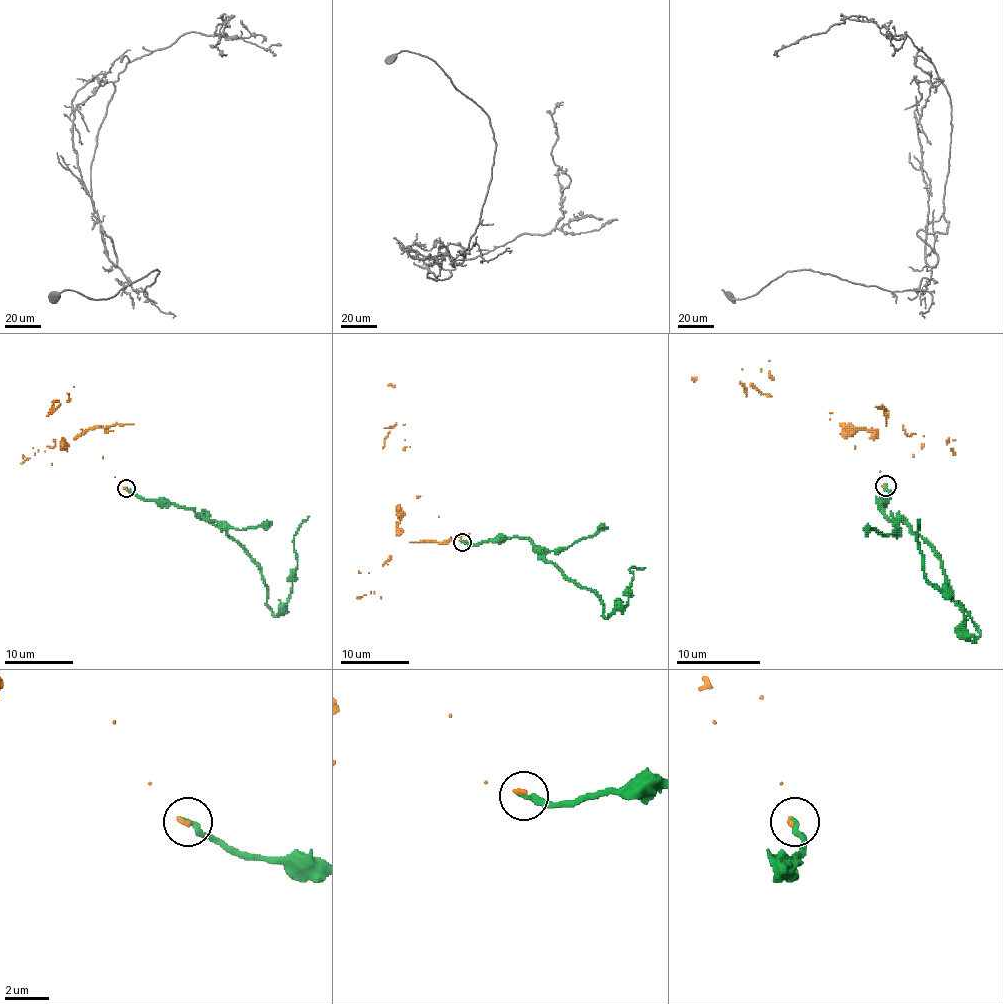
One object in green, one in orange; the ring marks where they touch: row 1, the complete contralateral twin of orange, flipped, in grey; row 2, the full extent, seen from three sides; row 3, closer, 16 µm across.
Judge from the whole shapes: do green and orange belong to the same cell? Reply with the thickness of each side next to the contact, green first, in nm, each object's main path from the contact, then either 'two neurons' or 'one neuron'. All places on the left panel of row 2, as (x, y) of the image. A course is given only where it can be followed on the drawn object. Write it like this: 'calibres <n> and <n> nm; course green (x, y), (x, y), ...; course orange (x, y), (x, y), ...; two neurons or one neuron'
calibres 280 and 170 nm; course green (127, 489), (208, 518), (258, 567), (275, 615), (290, 591), (297, 564), (294, 535), (309, 516); course orange (127, 489), (115, 477), (108, 432), (89, 427), (64, 443), (81, 429), (46, 415), (60, 404), (52, 402); one neuron

